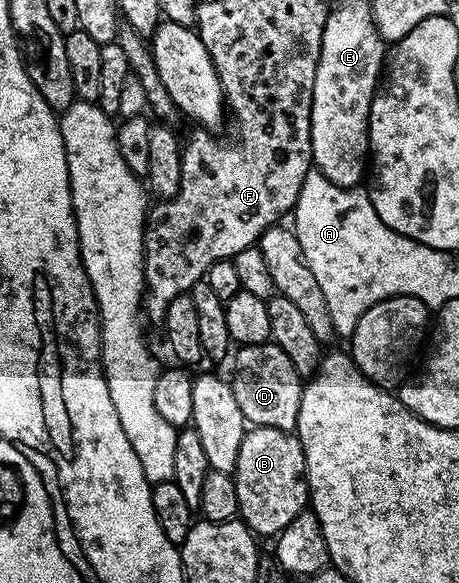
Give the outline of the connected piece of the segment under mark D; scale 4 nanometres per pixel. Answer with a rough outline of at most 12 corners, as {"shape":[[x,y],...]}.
{"shape":[[268,340],[234,355],[252,427],[294,431],[304,379]]}

